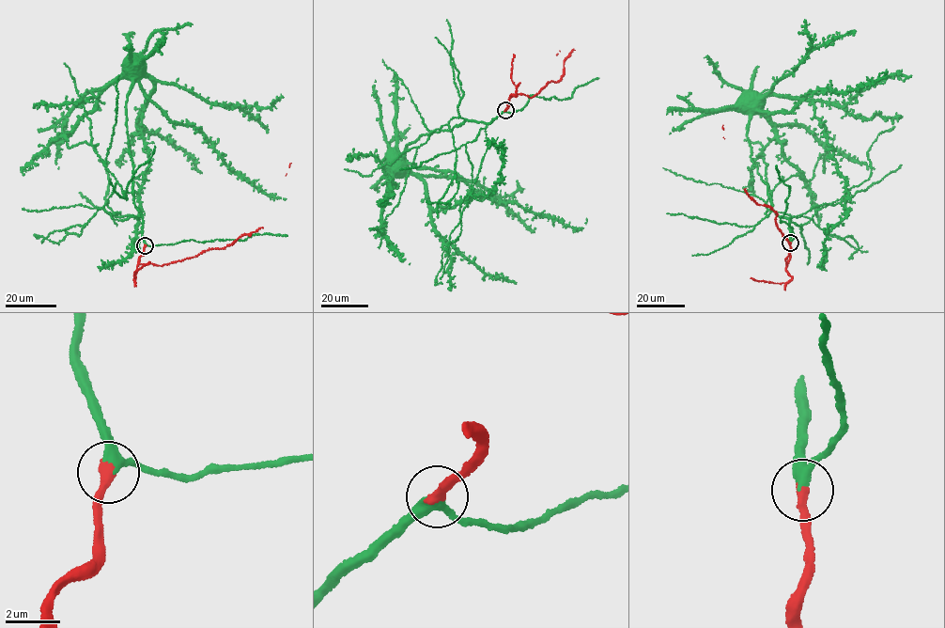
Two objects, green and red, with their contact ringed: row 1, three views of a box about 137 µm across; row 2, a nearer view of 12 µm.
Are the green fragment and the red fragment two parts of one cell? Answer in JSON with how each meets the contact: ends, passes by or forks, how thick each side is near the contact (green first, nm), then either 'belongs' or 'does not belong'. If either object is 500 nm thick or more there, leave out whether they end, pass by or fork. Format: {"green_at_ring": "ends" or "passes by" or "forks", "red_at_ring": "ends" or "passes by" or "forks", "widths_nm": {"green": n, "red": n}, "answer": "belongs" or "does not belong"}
{"green_at_ring": "passes by", "red_at_ring": "ends", "widths_nm": {"green": 320, "red": 400}, "answer": "belongs"}

